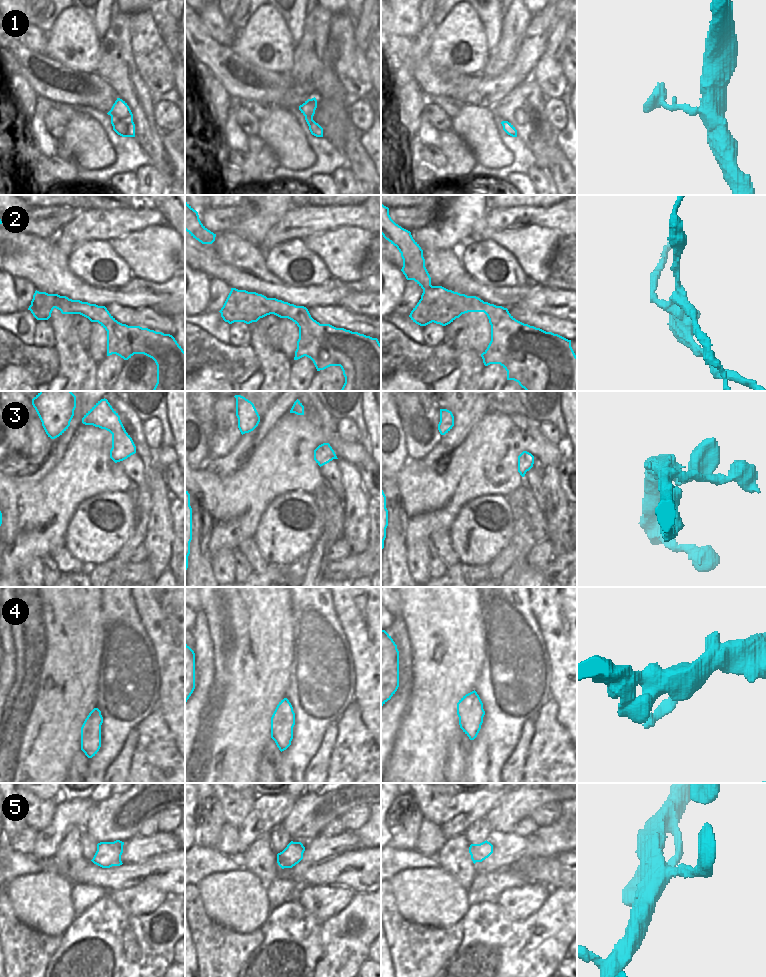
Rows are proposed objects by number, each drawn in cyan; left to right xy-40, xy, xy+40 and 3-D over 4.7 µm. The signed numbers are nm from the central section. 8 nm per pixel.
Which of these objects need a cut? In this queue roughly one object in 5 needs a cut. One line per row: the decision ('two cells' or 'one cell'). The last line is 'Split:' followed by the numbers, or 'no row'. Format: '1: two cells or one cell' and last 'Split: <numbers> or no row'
1: one cell
2: two cells
3: one cell
4: one cell
5: one cell
Split: 2

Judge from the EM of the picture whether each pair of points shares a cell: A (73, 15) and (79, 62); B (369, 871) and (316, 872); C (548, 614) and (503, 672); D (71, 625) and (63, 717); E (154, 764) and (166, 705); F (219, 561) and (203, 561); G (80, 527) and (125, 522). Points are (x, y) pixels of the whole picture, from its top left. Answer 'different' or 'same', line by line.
A: same
B: same
C: different
D: same
E: different
F: different
G: same

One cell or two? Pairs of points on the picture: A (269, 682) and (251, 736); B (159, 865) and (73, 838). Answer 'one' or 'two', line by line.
A: one
B: two

